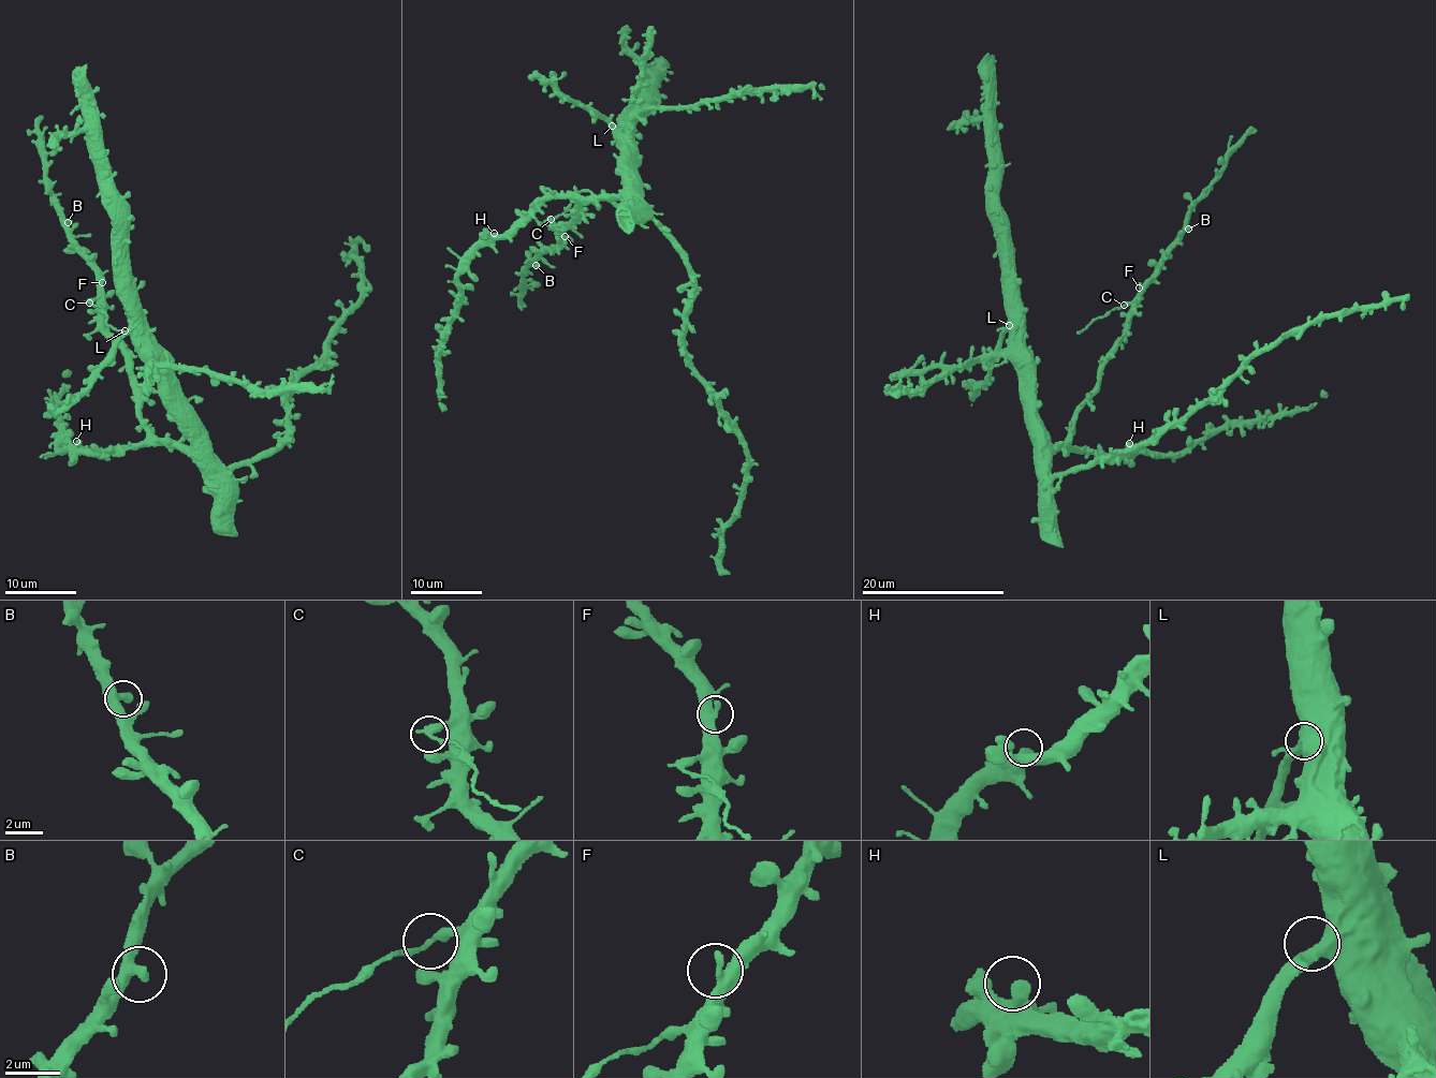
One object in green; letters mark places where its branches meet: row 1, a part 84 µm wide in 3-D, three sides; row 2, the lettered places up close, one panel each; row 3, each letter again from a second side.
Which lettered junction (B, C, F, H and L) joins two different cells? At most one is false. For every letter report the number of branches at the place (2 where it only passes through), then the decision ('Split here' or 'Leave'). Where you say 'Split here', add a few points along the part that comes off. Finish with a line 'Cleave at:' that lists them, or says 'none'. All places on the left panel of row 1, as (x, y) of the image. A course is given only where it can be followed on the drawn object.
B: Branches: 2. Leave
C: Branches: 2. Split here. Course of the part to remove: (90, 303), (102, 308), (107, 324), (116, 330), (125, 330)
F: Branches: 2. Leave
H: Branches: 1. Leave
L: Branches: 2. Leave
Cleave at: C

